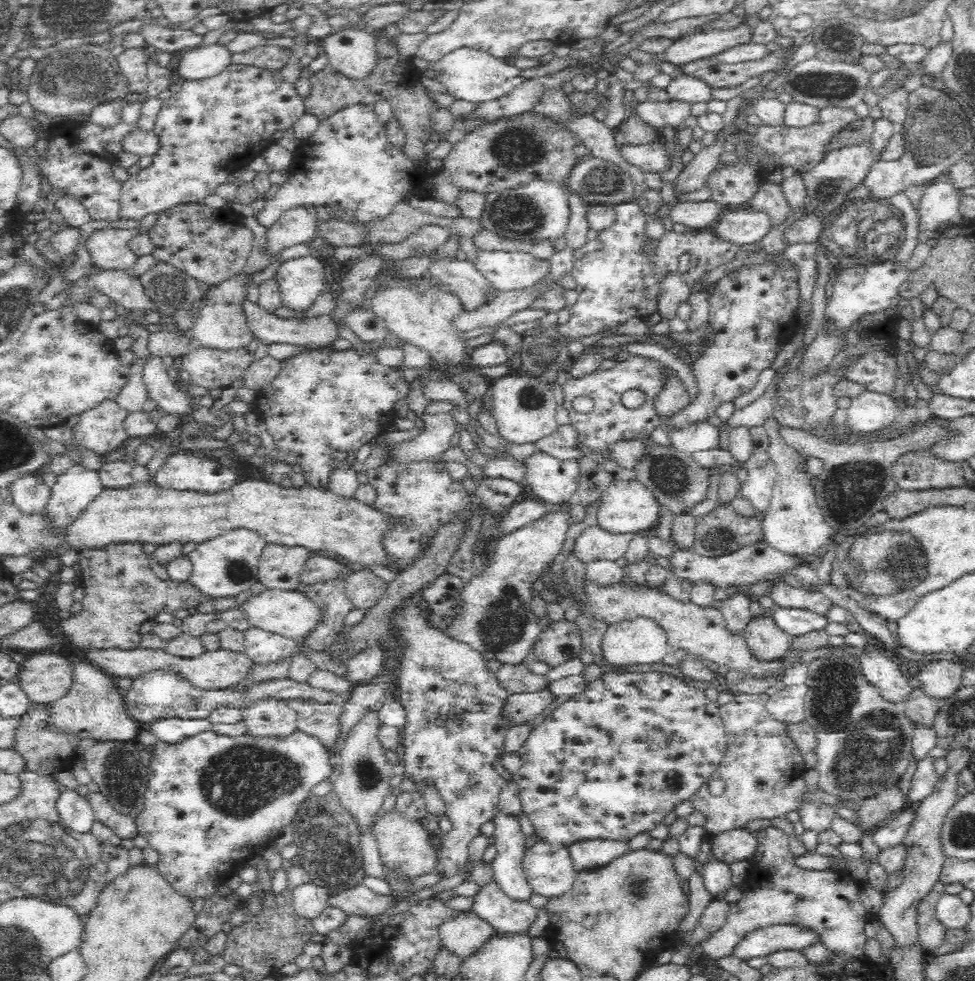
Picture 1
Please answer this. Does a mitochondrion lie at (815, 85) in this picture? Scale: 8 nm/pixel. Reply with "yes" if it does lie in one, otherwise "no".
yes

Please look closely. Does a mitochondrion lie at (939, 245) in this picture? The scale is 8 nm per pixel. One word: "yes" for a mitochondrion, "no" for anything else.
no

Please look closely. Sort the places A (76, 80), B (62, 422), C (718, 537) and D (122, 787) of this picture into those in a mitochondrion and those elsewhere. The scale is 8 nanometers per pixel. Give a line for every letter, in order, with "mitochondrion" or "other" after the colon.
A: mitochondrion
B: other
C: mitochondrion
D: mitochondrion

